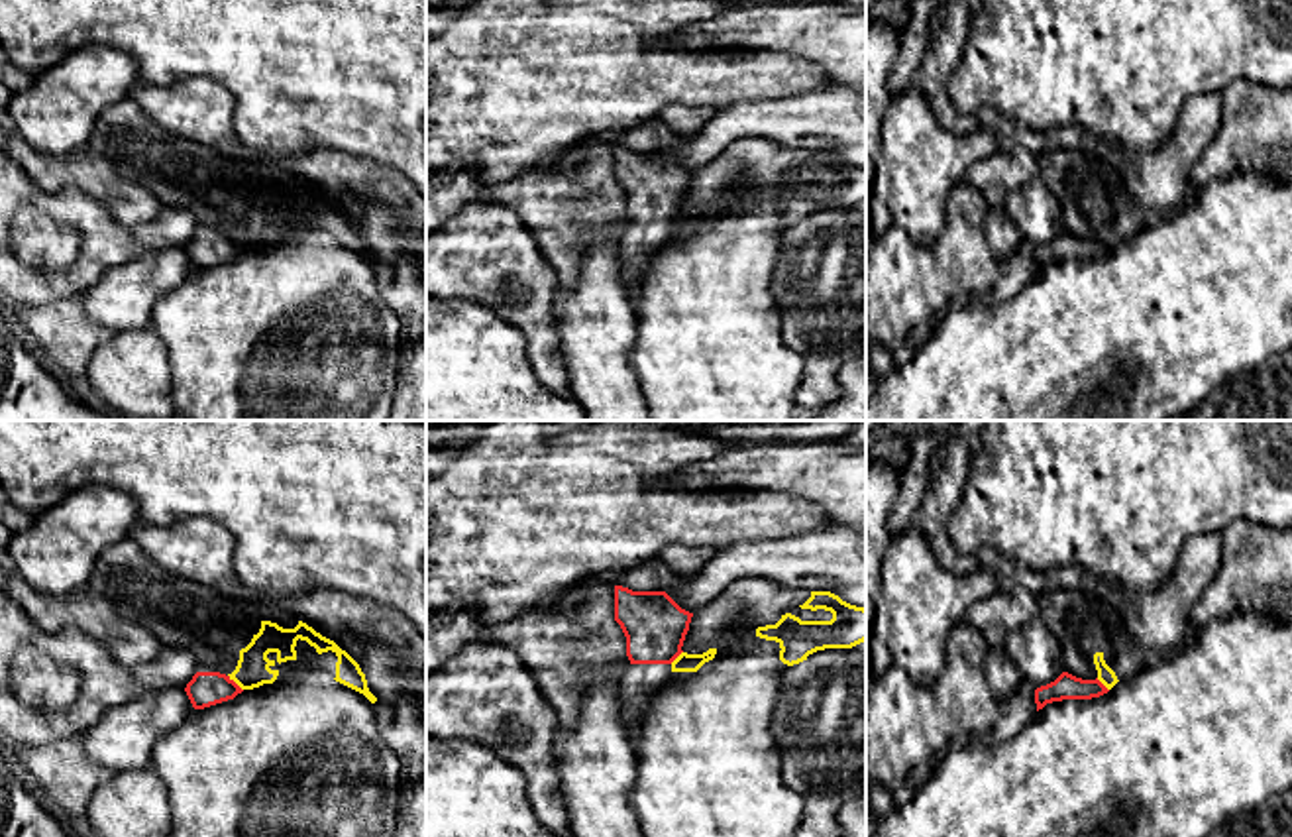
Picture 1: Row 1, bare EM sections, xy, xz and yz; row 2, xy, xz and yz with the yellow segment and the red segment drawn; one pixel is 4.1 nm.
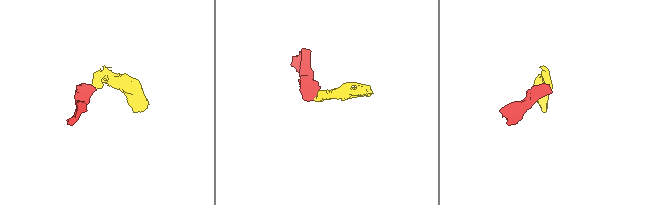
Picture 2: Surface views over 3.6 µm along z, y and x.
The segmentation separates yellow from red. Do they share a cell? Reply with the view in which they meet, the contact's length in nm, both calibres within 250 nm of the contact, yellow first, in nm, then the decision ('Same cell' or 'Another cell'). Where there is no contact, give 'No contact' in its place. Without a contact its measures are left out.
Touches yellow in xy. Shared border 90 nm. Thickness 140 nm (yellow) against 140 nm. Another cell

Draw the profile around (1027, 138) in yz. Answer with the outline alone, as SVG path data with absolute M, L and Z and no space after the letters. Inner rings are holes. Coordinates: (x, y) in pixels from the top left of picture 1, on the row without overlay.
M1017 126L1017 145L1039 155L1045 149L1043 132L1035 132L1027 126Z

